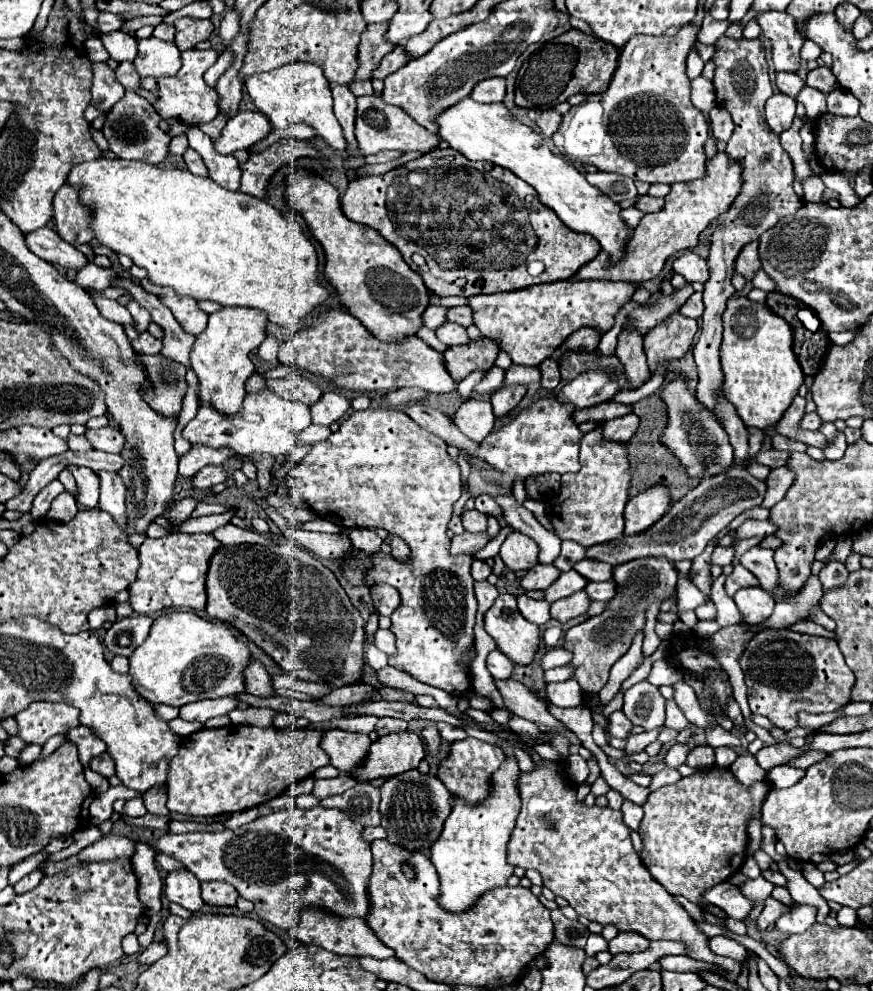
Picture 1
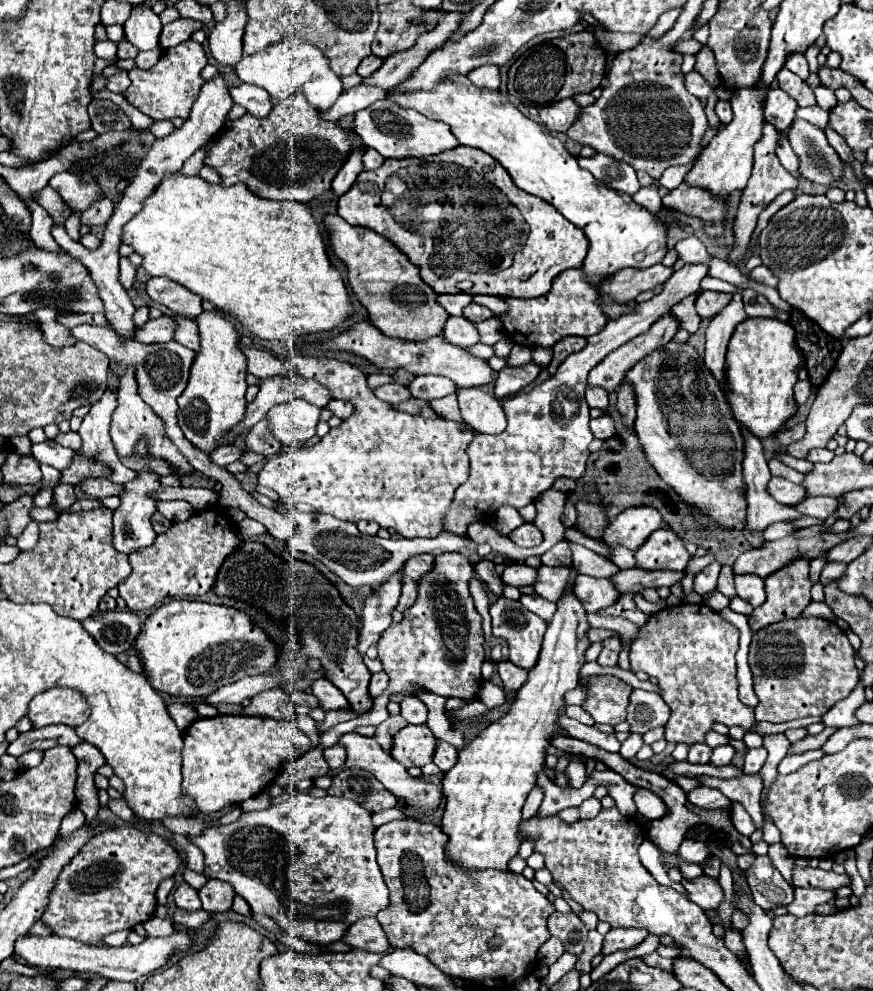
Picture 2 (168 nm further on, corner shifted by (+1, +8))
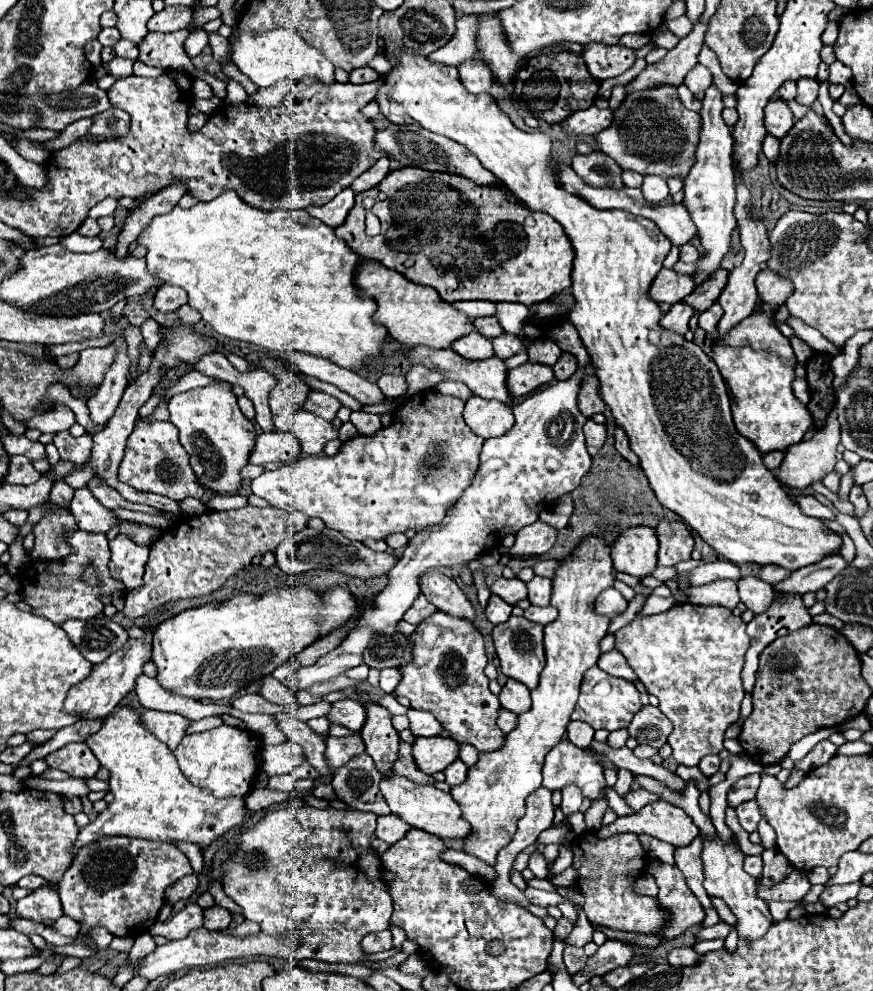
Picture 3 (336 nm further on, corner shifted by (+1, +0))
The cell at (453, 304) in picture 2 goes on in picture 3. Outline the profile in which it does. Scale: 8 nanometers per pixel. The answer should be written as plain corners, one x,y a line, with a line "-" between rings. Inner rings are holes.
472,300
472,302
456,302
452,304
456,310
464,312
470,318
478,318
478,316
494,316
496,314
496,306
494,302
488,300

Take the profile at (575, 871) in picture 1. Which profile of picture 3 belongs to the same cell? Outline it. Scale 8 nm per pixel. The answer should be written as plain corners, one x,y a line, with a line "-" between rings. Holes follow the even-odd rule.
592,834
592,844
572,844
570,848
574,852
572,868
578,872
576,884
584,896
584,910
592,924
620,932
660,934
668,922
668,912
660,908
660,902
654,896
636,894
632,888
634,880
644,874
648,864
648,854
636,834
616,834
604,840

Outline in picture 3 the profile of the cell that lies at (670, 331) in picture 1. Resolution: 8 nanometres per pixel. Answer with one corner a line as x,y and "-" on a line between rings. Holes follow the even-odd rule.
720,268
712,274
710,280
700,284
700,288
694,288
694,292
682,300
682,304
692,304
692,308
696,308
696,316
692,316
692,320
690,320
692,332
696,332
696,328
698,328
698,316
718,300
722,288
726,286
726,280
728,280
728,272
724,268

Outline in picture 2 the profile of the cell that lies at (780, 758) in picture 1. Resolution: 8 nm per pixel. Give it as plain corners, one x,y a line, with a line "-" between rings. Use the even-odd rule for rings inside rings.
766,748
748,750
748,754
744,756
744,772
746,774
756,774
764,766
764,762
766,762

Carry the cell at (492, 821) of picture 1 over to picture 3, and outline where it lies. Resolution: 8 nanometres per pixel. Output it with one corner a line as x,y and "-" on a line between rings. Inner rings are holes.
588,538
562,562
552,578
552,606
560,614
554,622
544,626
546,666
540,674
540,684
532,690
532,708
518,716
518,724
504,736
504,744
498,750
480,754
478,762
468,768
468,780
450,790
450,796
460,804
464,820
470,824
470,834
462,840
464,852
490,866
494,866
498,850
512,840
516,822
524,816
526,796
542,784
544,756
548,748
554,748
566,734
582,676
598,662
598,644
606,636
610,622
592,612
596,596
614,582
610,546
598,538

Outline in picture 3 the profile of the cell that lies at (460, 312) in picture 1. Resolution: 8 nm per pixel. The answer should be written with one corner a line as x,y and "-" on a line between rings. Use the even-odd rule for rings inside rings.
494,316
474,318
474,320
472,320
472,326
474,326
476,332
480,332
480,334
486,336
486,338
496,338
496,336
500,336
500,334
504,332
502,326
498,324
498,320
496,320

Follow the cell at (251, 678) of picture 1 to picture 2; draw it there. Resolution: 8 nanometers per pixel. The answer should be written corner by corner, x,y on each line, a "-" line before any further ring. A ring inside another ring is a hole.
274,688
268,692
262,692
260,696
252,698
250,706
243,706
243,715
266,716
274,720
286,720
296,724
296,710
292,700
282,688

